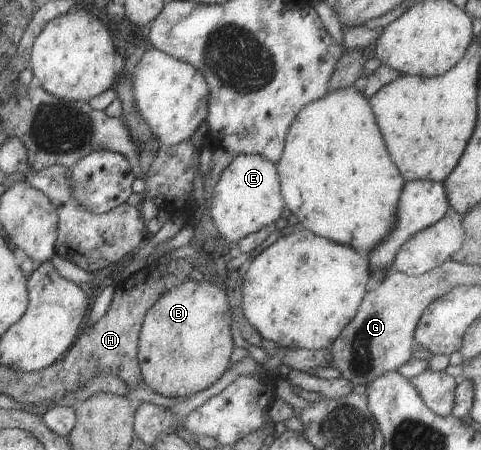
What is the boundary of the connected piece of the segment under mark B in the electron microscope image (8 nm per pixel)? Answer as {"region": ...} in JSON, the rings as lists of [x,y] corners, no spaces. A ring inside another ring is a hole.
{"region":[[[186,279],[160,294],[142,318],[137,358],[142,380],[154,393],[178,399],[194,395],[218,381],[230,365],[230,304],[220,284]]]}

